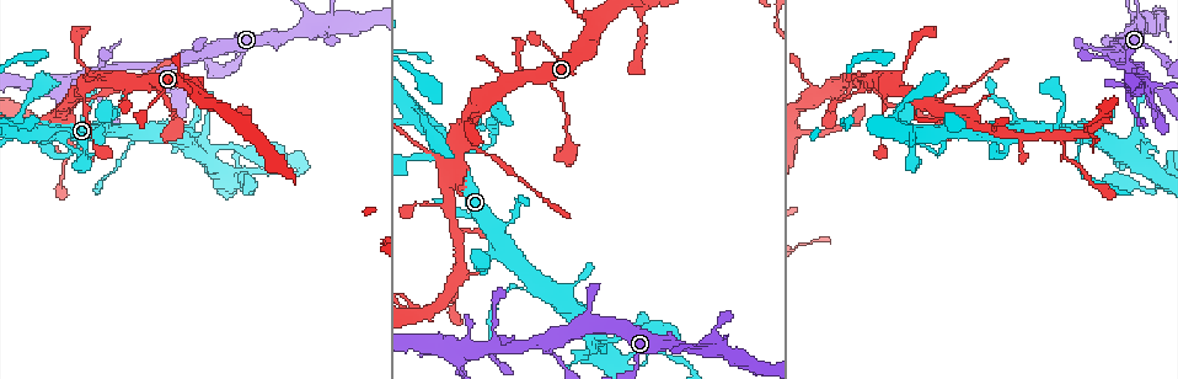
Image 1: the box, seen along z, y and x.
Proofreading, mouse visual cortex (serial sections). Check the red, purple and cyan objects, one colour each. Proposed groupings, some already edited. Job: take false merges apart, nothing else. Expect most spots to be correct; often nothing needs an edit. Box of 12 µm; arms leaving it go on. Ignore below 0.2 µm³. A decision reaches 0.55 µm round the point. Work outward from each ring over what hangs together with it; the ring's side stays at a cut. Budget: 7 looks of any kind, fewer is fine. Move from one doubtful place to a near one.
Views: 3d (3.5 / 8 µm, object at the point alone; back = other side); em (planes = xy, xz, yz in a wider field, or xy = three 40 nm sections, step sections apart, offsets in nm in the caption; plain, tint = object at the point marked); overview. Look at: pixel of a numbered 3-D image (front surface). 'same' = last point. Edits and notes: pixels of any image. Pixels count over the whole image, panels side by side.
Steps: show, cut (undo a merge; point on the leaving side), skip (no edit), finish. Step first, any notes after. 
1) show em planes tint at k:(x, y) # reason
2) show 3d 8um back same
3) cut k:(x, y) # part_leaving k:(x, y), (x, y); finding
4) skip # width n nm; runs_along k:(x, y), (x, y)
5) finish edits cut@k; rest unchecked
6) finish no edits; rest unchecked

show 3d 3.5um back at 1:(941, 113) # three arms meet

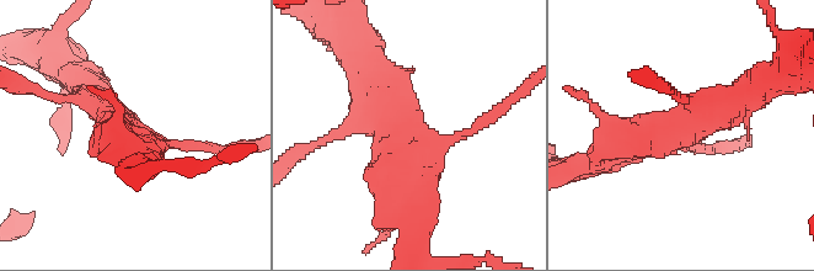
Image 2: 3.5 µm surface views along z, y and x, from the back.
show em xy step 5 tint at 2:(393, 140)

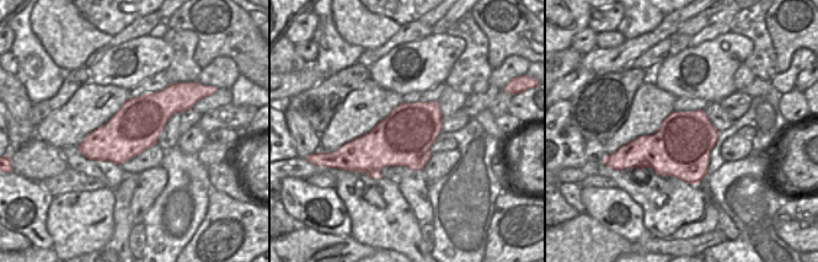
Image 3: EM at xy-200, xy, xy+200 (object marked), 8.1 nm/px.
show em xy step 1 tint same

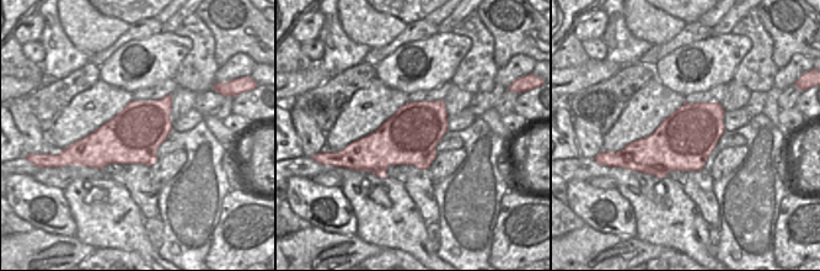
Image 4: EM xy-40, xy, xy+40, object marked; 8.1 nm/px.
skip # one cell here

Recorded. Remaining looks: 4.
show 3d 3.5um back at 1:(901, 125) # sharp bend

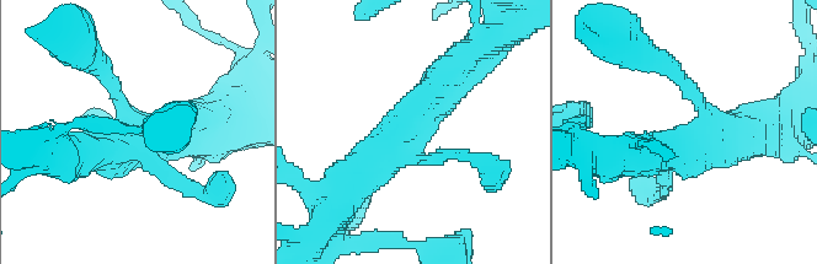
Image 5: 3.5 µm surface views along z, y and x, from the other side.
show em xy step 2 tint at 5:(126, 139) # arms 4; arm_widths 150, 200, 450, 500 nm

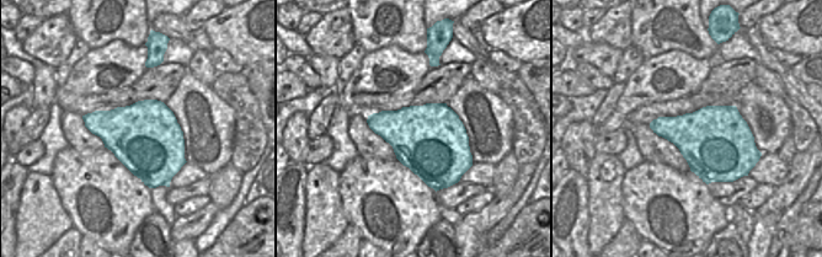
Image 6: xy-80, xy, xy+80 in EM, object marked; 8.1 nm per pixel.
show em xy step 3 tint same

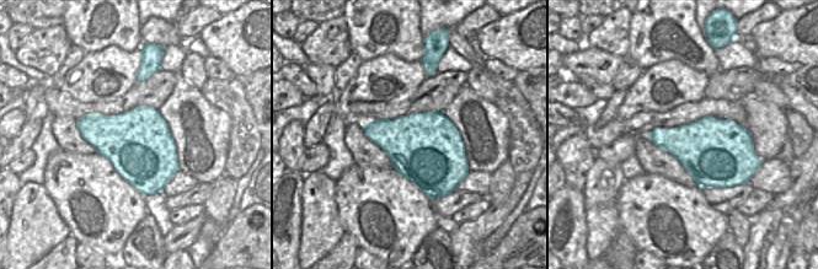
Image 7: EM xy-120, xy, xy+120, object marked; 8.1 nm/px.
skip # runs_along 5:(635, 155), (685, 147), (705, 122), (673, 73); all the same cell

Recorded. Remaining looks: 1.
finish no edits; rest unchecked

